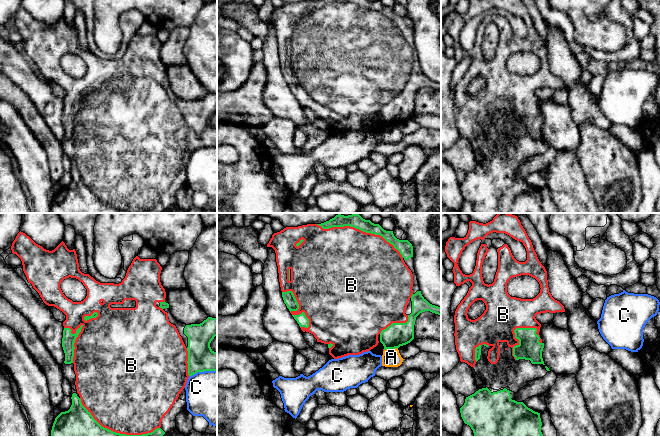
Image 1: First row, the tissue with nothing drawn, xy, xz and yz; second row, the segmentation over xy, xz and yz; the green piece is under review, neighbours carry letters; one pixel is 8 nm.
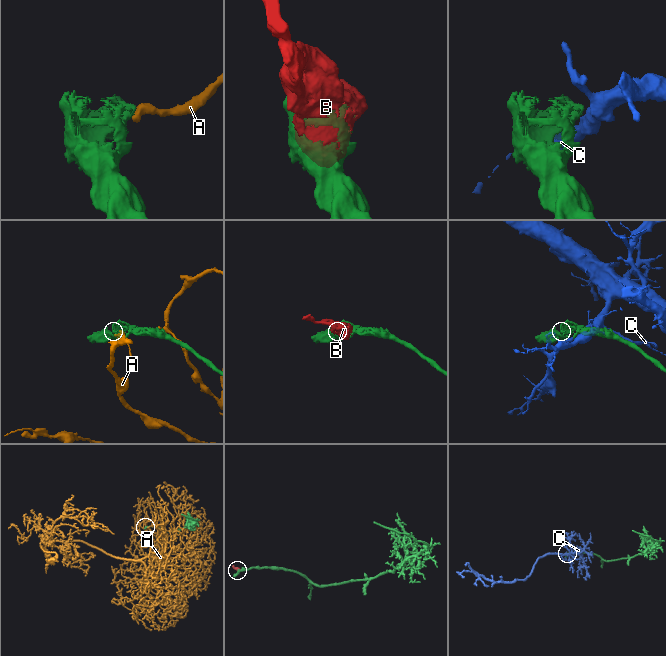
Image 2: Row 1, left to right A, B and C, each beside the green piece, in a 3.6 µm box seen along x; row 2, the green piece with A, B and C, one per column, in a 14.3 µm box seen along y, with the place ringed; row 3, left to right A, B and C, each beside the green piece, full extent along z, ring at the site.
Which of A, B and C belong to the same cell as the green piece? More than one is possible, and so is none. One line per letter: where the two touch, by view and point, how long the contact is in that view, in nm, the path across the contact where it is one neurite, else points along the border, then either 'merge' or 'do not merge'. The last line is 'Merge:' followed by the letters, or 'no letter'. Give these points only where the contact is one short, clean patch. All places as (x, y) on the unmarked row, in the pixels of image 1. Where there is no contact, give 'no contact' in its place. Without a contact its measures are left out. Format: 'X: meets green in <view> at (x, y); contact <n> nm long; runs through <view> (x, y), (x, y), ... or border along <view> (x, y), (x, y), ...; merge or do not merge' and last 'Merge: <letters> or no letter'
A: meets green in xz at (390, 124); contact 110 nm long; do not merge
B: meets green in xz at (360, 5); contact 750 nm long; merge
C: meets green in xy at (202, 147); contact 220 nm long; do not merge
Merge: B

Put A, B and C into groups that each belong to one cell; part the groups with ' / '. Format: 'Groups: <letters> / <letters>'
Groups: A / B / C

